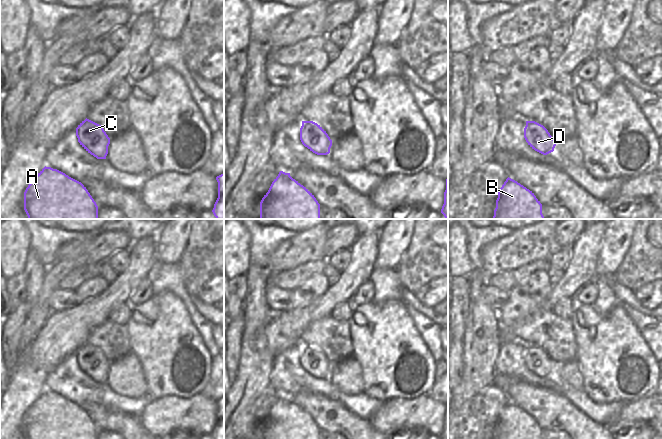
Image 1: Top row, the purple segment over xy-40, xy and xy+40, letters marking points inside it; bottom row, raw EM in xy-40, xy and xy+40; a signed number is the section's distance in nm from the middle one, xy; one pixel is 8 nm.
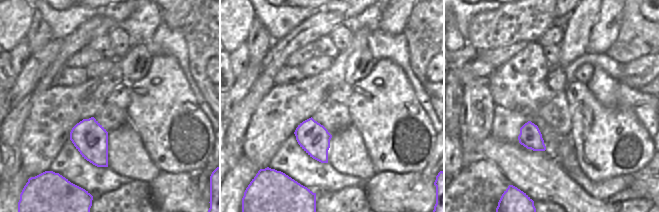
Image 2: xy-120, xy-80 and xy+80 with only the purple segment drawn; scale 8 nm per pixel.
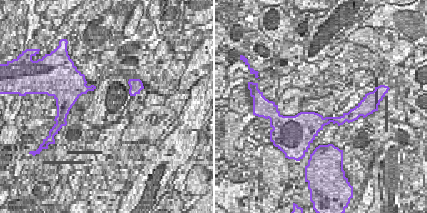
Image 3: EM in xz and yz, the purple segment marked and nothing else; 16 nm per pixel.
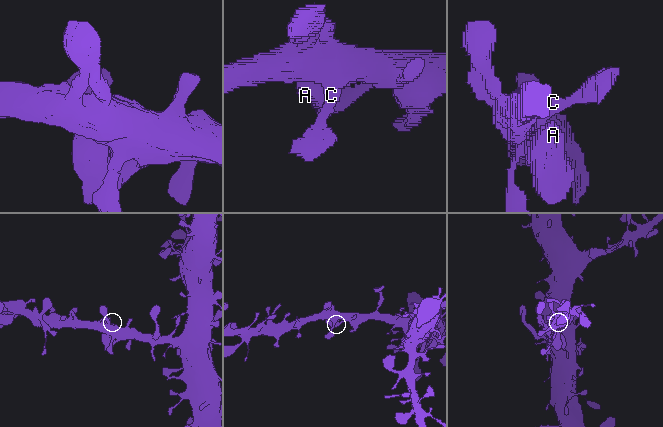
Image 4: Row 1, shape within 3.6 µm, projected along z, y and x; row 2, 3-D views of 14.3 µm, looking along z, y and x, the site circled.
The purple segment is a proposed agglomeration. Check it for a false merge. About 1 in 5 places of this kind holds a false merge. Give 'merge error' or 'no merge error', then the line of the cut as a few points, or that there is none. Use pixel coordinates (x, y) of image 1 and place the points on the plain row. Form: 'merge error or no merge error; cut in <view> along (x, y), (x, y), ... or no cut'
no merge error; no cut

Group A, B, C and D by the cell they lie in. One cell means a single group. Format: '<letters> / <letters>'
A B C D

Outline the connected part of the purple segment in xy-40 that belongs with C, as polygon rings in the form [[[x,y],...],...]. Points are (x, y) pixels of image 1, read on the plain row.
[[[85,343],[76,352],[80,369],[97,383],[106,383],[110,362],[101,349]]]

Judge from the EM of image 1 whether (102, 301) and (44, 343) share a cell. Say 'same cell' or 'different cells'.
same cell

